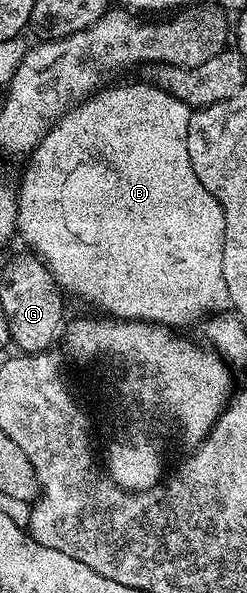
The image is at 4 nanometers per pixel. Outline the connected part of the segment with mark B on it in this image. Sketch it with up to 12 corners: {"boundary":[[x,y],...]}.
{"boundary":[[98,89],[32,151],[19,238],[118,320],[230,309],[191,108]]}

